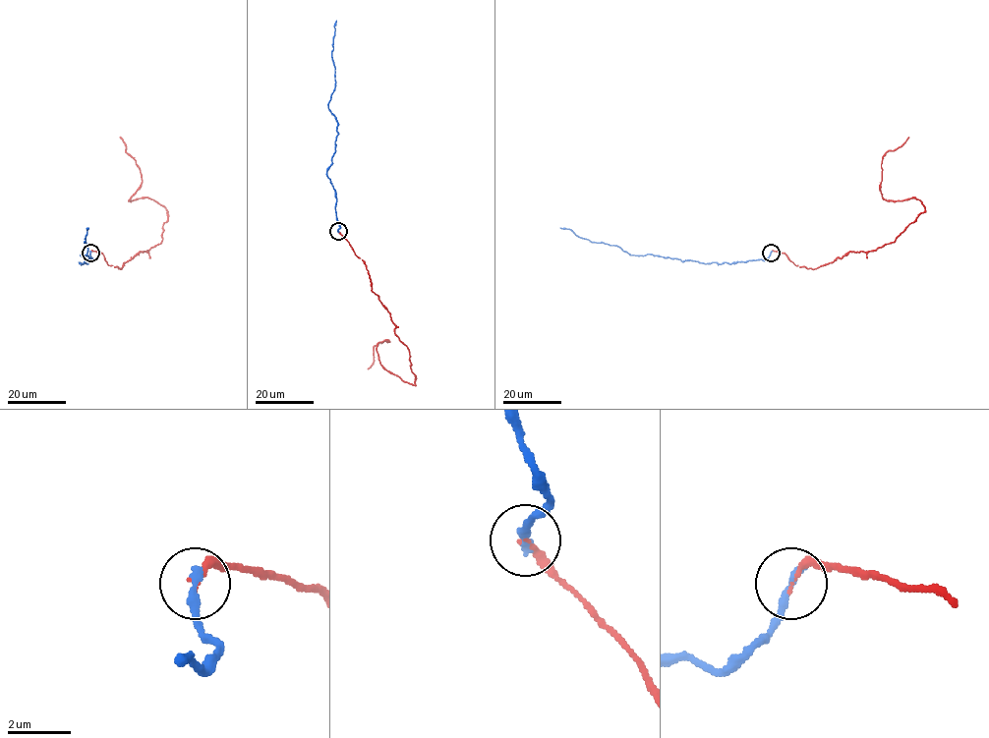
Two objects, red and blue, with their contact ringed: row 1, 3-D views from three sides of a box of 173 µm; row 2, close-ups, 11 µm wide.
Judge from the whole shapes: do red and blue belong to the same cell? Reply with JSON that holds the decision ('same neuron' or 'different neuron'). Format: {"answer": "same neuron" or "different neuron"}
{"answer": "same neuron"}

